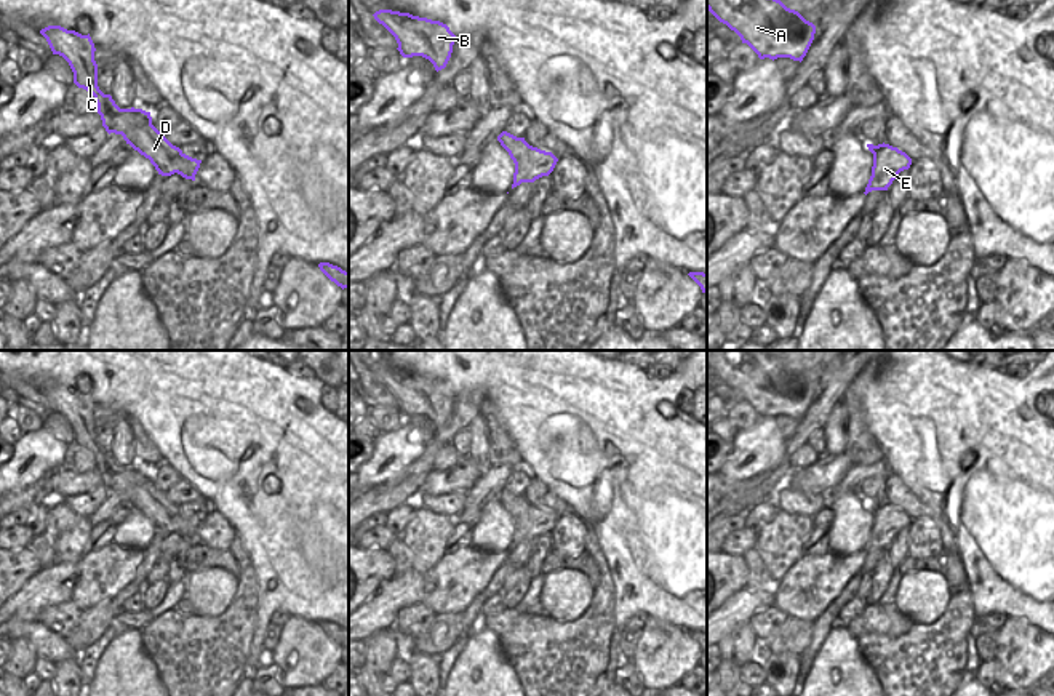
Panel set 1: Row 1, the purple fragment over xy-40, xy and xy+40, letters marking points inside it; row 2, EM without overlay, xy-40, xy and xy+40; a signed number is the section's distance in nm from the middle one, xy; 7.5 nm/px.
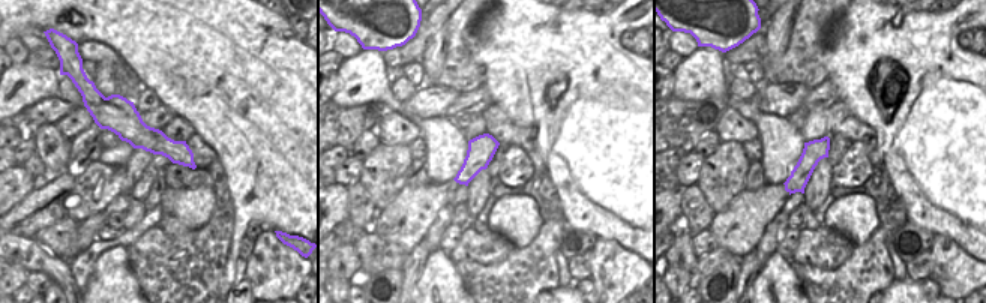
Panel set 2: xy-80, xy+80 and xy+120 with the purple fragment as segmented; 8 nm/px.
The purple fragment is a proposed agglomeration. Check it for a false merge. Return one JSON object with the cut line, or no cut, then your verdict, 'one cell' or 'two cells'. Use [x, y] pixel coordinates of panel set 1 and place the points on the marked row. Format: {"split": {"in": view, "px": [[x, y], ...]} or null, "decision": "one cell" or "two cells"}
{"split": {"in": "xy", "px": [[531, 146], [515, 168]]}, "decision": "two cells"}

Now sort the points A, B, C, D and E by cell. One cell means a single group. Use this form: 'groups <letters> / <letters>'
groups A B C D / E

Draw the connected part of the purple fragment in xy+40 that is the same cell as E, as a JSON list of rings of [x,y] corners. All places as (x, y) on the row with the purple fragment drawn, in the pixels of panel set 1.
[[[886,144],[873,154],[872,176],[864,194],[867,195],[872,190],[888,190],[899,173],[908,170],[910,165],[912,158],[905,152]]]

